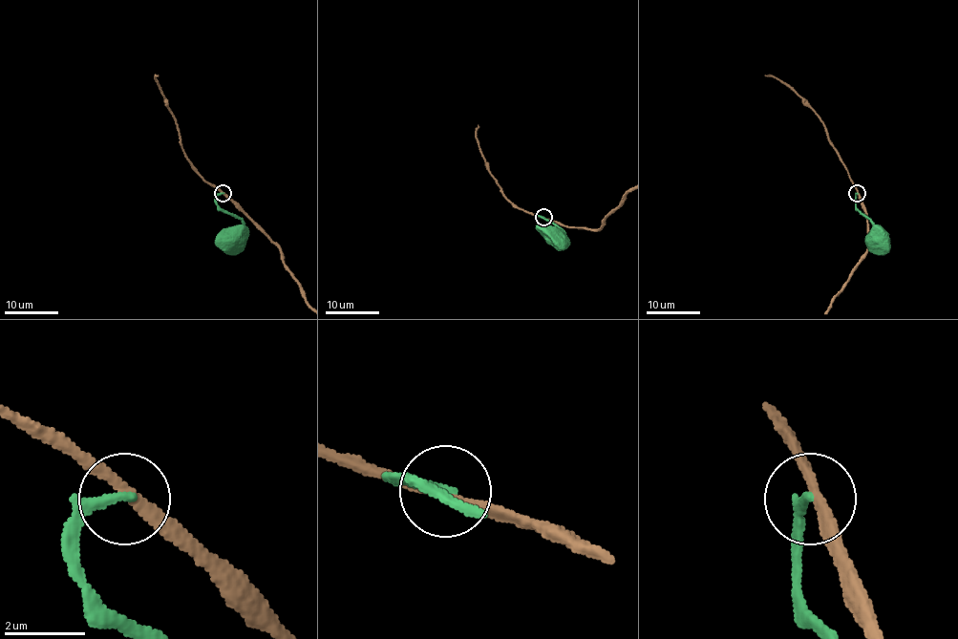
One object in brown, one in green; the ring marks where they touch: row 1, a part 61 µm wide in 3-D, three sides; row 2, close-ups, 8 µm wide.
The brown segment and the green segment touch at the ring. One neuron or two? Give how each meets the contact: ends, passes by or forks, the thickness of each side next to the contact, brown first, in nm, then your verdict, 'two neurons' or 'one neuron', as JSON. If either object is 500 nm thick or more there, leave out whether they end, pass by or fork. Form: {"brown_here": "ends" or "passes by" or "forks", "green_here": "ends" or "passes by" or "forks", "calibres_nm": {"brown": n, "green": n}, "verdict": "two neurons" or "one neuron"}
{"brown_here": "passes by", "green_here": "ends", "calibres_nm": {"brown": 260, "green": 240}, "verdict": "two neurons"}

